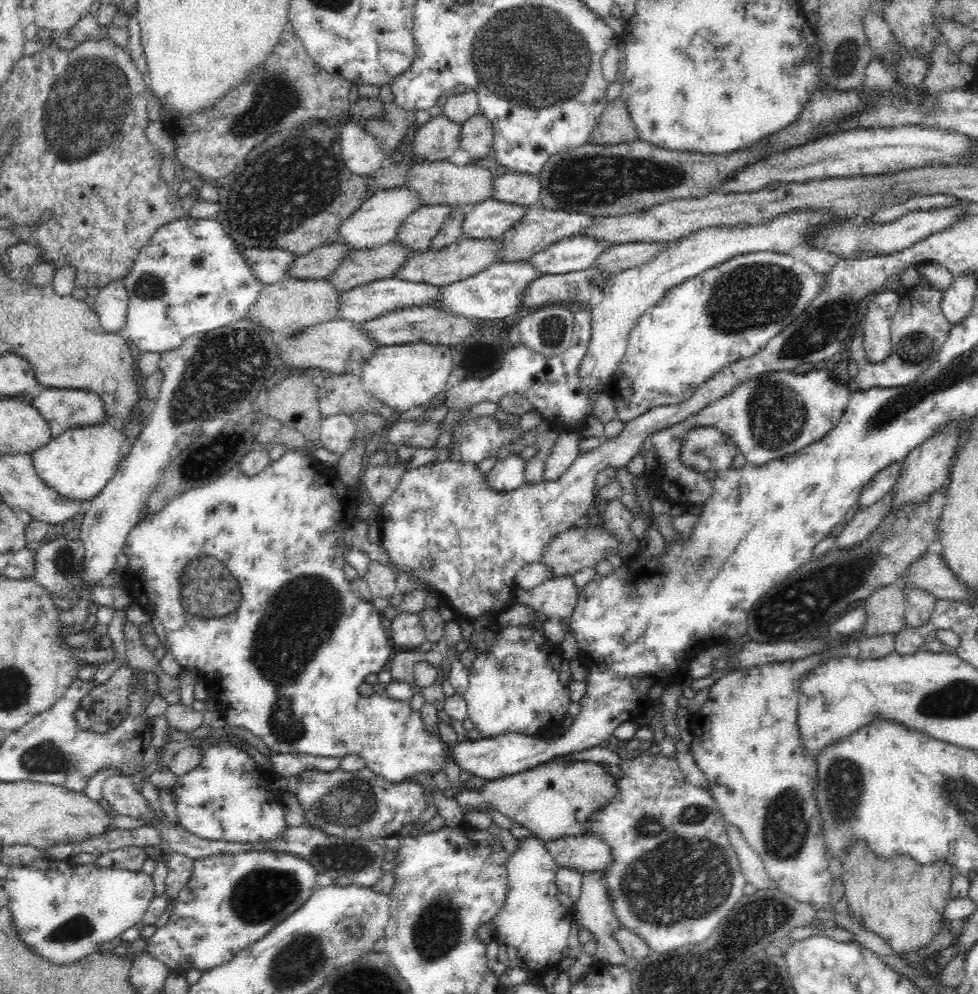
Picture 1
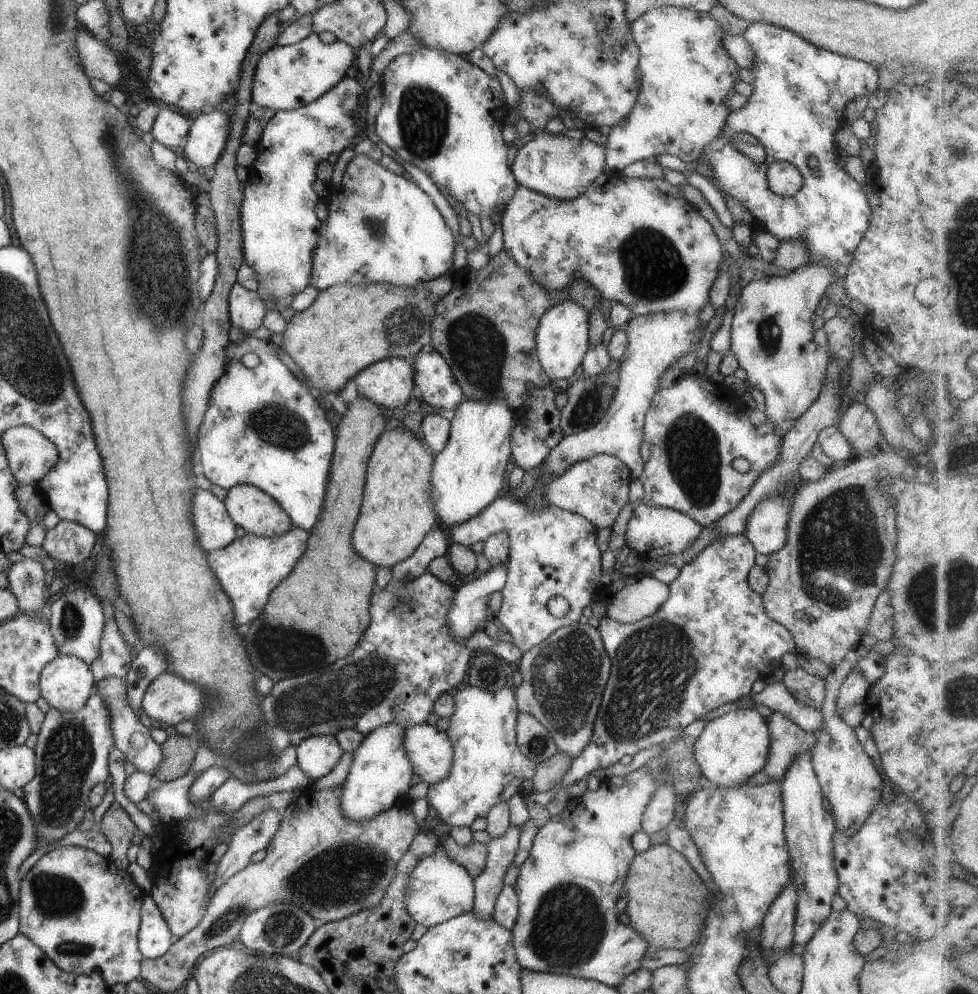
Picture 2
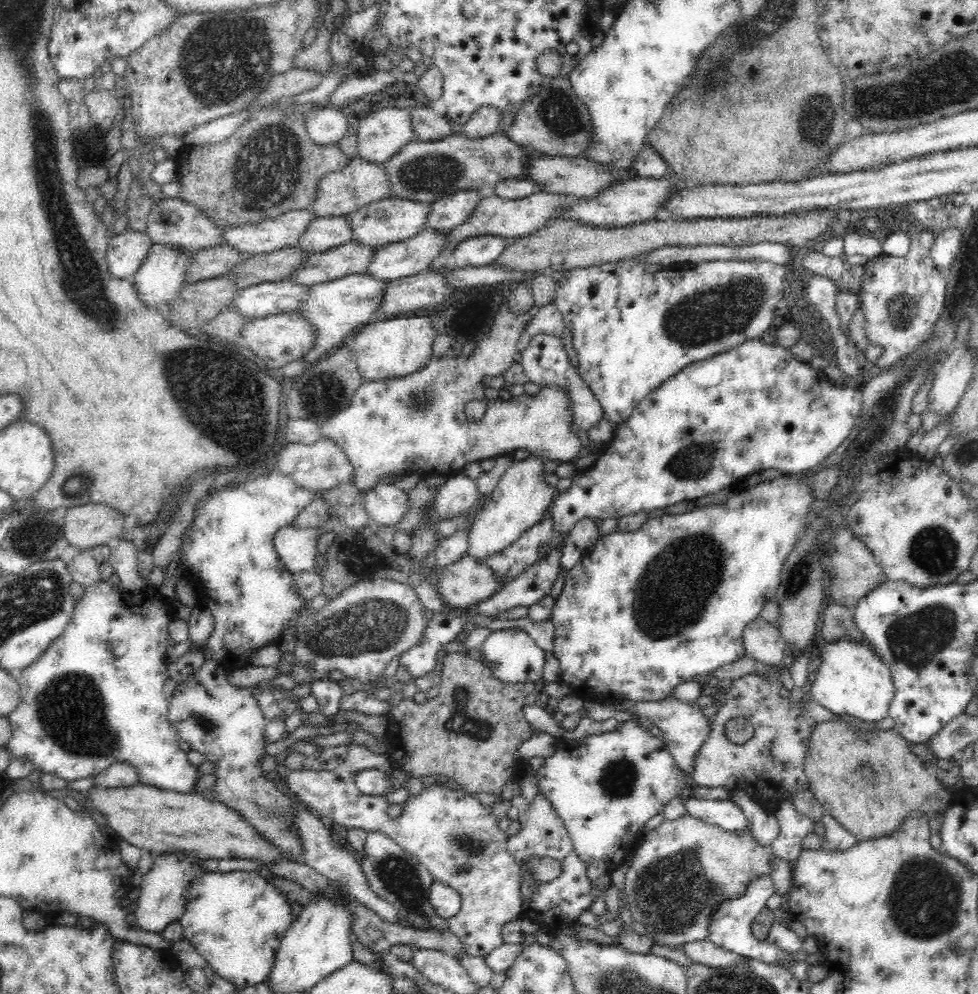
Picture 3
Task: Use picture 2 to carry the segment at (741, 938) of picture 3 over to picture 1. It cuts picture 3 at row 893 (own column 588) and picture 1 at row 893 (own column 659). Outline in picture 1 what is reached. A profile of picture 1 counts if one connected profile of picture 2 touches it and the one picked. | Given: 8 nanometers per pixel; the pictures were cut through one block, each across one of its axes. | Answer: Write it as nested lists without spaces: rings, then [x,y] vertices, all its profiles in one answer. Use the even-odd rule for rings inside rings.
[[[639,752],[626,757],[619,765],[619,775],[614,777],[616,794],[612,800],[600,805],[591,812],[585,834],[601,838],[609,848],[611,861],[601,871],[603,884],[605,884],[607,898],[611,901],[611,911],[623,928],[628,929],[634,935],[645,940],[650,952],[666,954],[682,946],[693,947],[708,939],[718,926],[718,923],[725,918],[728,911],[740,900],[742,888],[746,884],[743,874],[740,872],[737,856],[730,844],[730,837],[724,828],[724,820],[719,815],[719,809],[707,790],[698,788],[686,780],[684,773],[680,770],[677,757],[659,754]]]

